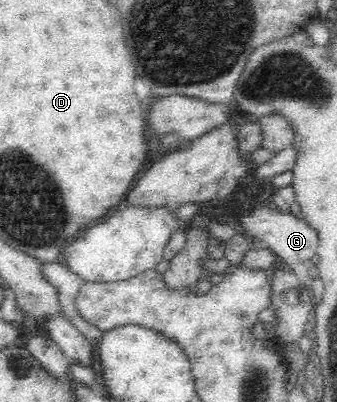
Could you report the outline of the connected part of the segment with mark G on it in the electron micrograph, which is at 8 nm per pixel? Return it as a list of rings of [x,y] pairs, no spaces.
[[[278,207],[277,209],[253,209],[253,215],[240,217],[236,223],[253,237],[257,245],[268,246],[281,256],[286,265],[285,269],[293,272],[301,281],[303,277],[307,277],[312,267],[311,257],[317,253],[319,240],[317,230],[305,218],[301,219],[290,211],[281,212]]]

